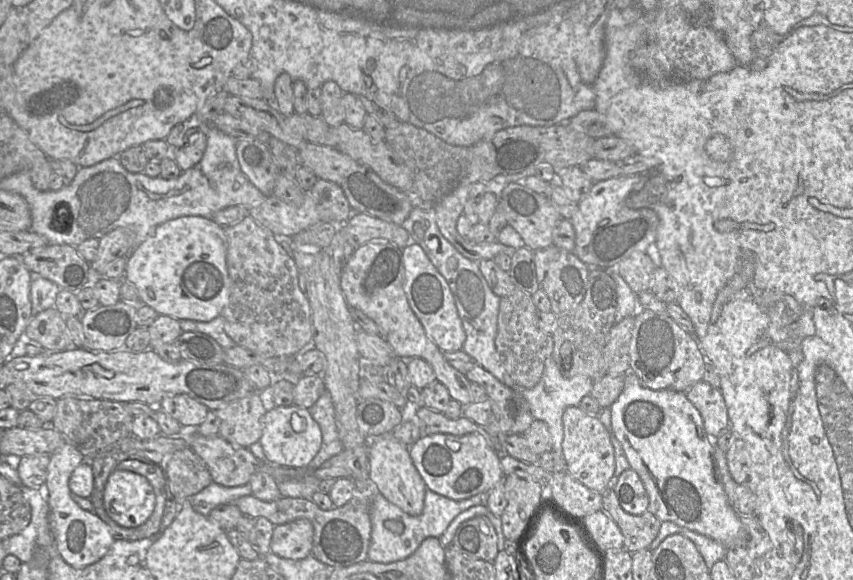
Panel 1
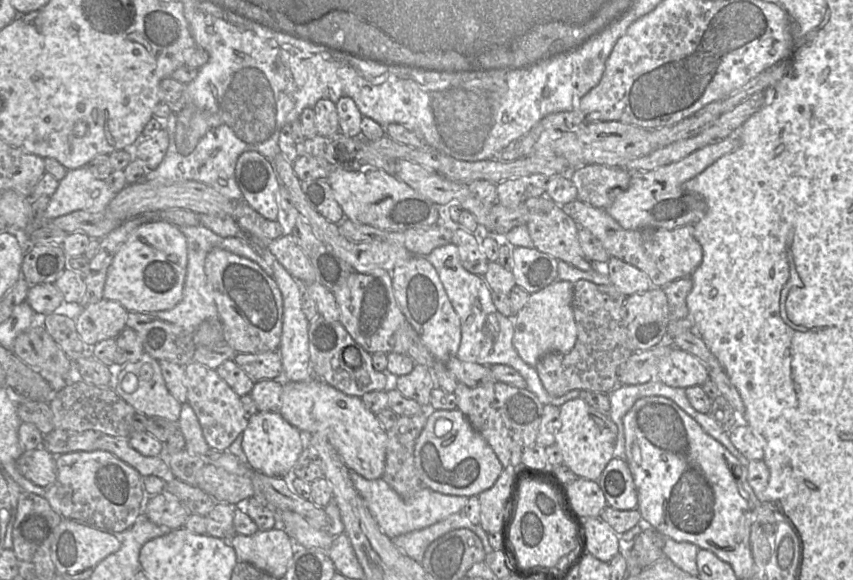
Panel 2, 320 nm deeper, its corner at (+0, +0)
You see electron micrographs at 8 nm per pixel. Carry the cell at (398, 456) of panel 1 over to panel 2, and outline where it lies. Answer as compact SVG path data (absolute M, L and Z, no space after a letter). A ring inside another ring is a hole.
M315 377L301 382L283 381L279 413L303 435L324 434L351 471L369 480L382 478L386 461L387 430L376 414L365 407L361 398L344 394Z

